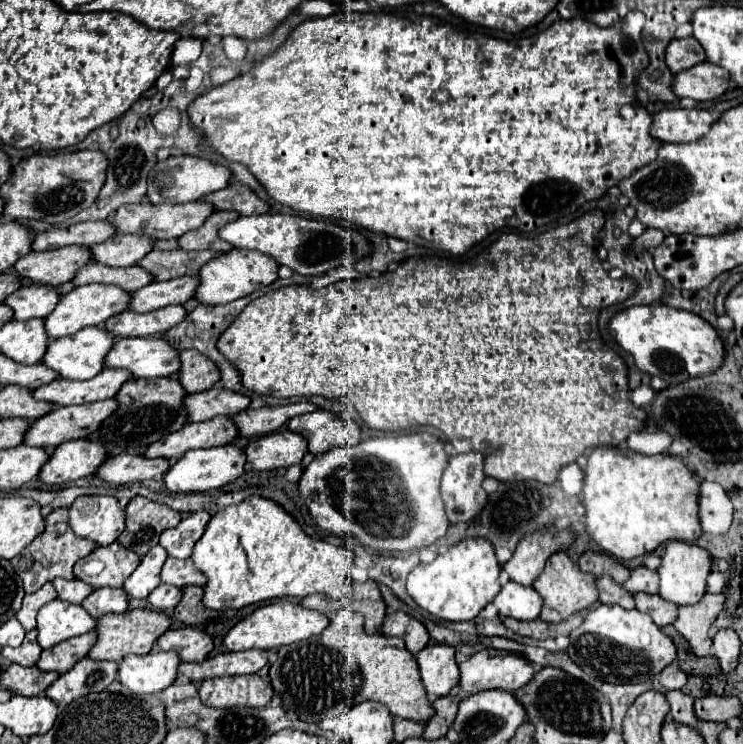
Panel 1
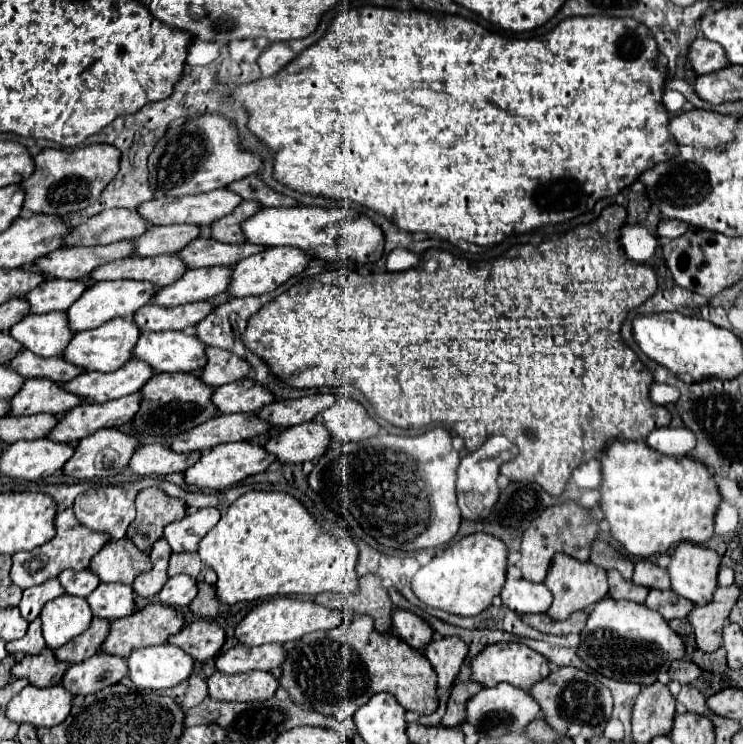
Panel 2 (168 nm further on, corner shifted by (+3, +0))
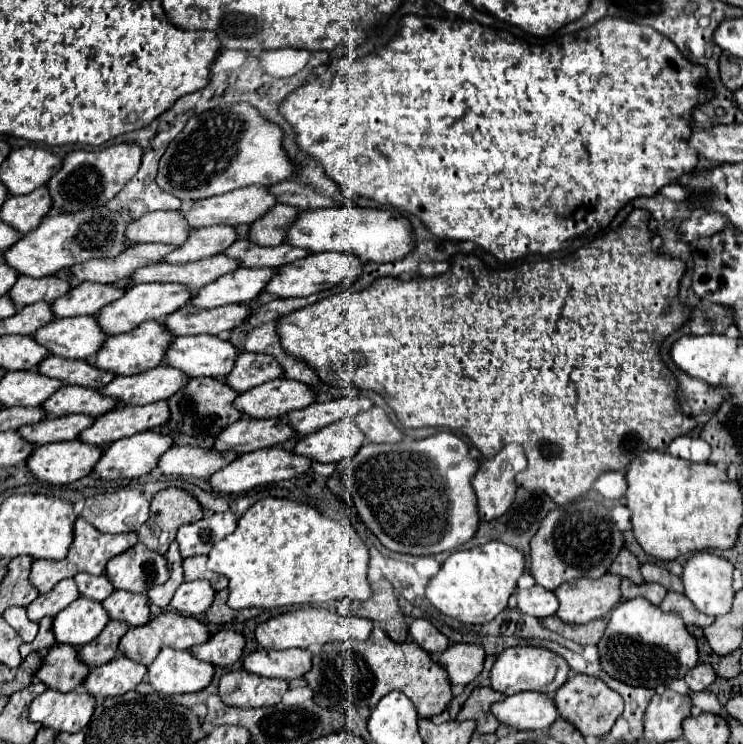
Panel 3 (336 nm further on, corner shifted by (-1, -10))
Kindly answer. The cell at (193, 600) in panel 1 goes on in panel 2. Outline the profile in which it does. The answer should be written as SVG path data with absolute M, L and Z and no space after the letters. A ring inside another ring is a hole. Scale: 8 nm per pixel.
M199 581L197 587L199 587L199 593L189 603L189 611L193 615L199 615L199 617L215 617L217 615L217 607L219 607L217 595L215 595L215 587L211 587L211 585L203 583L203 581Z

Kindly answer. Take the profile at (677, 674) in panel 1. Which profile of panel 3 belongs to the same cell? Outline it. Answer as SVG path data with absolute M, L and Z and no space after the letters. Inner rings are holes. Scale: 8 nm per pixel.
M699 663L697 667L693 667L687 675L685 675L685 683L689 685L691 691L703 691L707 689L713 681L717 679L713 667L709 663Z

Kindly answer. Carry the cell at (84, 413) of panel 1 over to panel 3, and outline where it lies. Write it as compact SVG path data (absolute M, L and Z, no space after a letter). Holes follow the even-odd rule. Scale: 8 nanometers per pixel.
M157 401L151 405L131 405L131 407L117 407L107 415L101 415L87 431L79 435L81 441L91 445L107 447L113 441L123 437L131 437L145 429L161 427L169 421L171 411L167 401Z

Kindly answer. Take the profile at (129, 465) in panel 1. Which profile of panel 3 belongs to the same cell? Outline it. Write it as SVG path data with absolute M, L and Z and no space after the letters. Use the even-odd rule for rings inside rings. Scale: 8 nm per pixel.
M175 445L159 459L159 469L165 475L209 479L215 471L227 467L237 457L239 453L221 453L221 451L211 451L201 447Z

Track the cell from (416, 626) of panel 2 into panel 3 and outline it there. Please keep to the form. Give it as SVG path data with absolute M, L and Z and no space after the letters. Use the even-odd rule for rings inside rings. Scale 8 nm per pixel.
M425 617L415 619L409 627L409 635L413 641L417 641L427 653L437 655L443 653L449 647L449 639Z

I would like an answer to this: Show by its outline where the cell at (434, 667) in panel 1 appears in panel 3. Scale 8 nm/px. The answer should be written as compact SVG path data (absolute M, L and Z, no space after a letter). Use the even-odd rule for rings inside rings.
M455 643L439 655L439 663L449 673L451 685L471 683L483 669L485 649L477 643Z

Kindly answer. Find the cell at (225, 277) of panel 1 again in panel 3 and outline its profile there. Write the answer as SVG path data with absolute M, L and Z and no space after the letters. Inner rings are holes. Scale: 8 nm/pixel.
M311 253L291 265L279 267L279 273L273 277L273 281L267 285L265 291L269 291L275 297L307 297L325 289L331 289L339 283L355 283L363 273L363 263L355 255L343 255L343 253Z

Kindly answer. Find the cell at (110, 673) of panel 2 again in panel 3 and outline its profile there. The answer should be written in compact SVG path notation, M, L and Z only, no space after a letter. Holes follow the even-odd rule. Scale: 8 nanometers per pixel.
M117 655L109 663L93 667L81 689L95 697L125 695L145 679L145 673L147 673L145 665L135 663L125 655Z

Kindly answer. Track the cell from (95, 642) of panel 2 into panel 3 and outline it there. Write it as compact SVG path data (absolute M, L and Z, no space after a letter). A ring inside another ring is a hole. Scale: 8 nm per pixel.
M109 621L107 627L101 631L101 635L95 641L91 641L79 649L79 659L83 659L83 663L87 663L89 667L111 661L117 655L117 645L119 645L121 637L127 633L127 629L129 629L127 623Z

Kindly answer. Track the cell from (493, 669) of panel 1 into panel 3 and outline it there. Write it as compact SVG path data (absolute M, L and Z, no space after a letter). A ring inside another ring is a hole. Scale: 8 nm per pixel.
M509 647L493 663L491 687L503 695L515 695L521 691L541 691L553 695L567 681L569 671L567 661L545 647Z

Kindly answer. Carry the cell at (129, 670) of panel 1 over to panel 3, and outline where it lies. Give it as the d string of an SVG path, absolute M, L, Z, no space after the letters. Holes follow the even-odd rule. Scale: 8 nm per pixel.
M163 649L149 665L147 679L163 695L203 691L215 675L215 665L199 661L189 651Z

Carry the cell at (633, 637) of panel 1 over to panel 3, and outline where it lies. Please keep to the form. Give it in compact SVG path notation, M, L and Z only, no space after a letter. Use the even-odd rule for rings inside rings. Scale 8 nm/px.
M645 597L621 601L611 611L607 631L597 647L601 653L601 665L611 677L627 685L653 689L661 685L667 687L673 679L685 677L699 659L697 639L687 631L683 619L675 613L659 611L659 607L649 603Z

